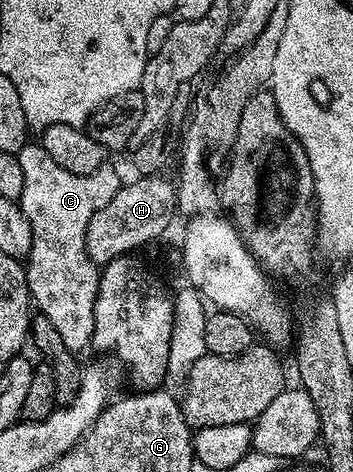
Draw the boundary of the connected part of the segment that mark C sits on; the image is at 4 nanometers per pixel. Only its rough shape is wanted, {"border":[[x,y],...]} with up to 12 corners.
{"border":[[18,153],[30,222],[28,295],[70,351],[91,345],[101,269],[90,218],[118,194],[111,166],[62,170]]}

